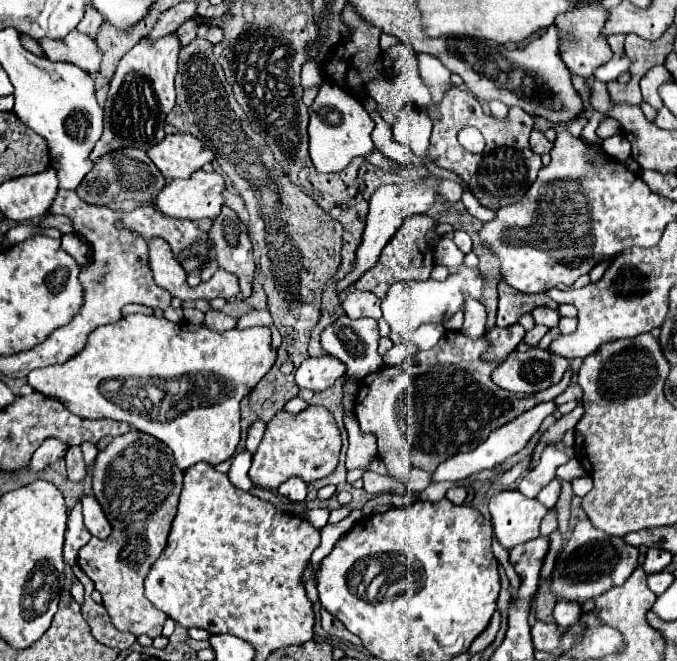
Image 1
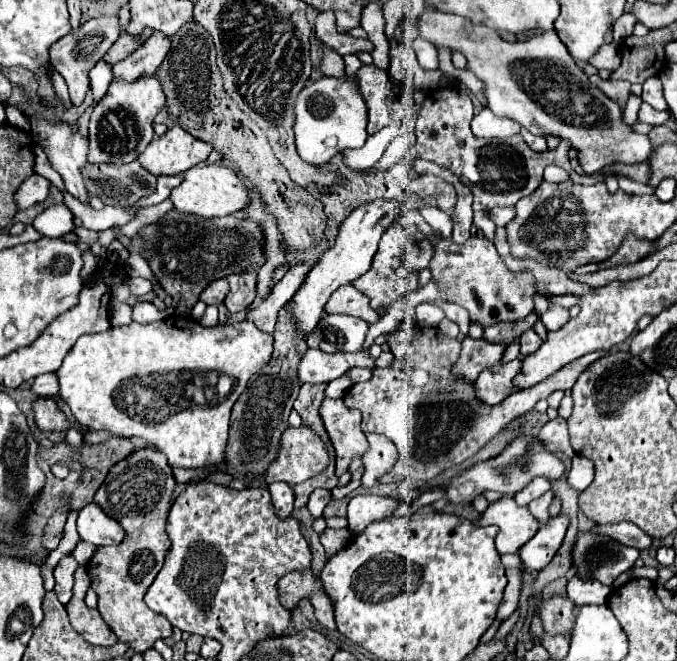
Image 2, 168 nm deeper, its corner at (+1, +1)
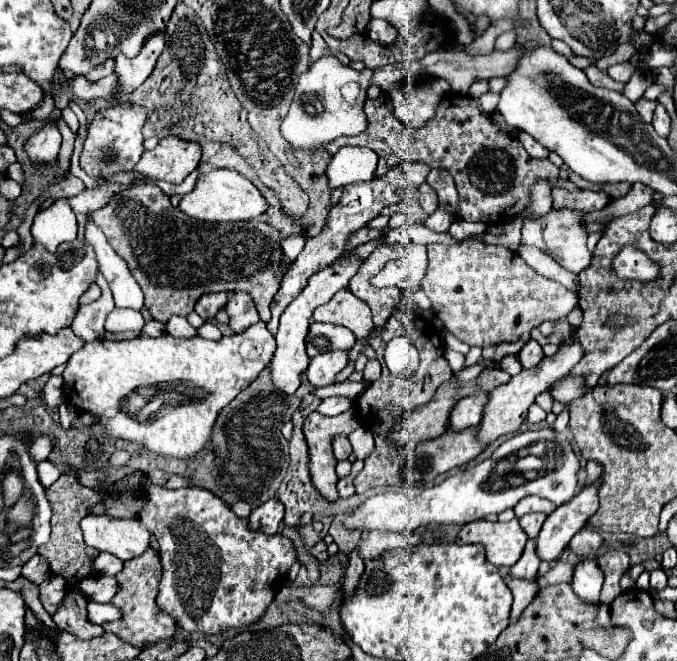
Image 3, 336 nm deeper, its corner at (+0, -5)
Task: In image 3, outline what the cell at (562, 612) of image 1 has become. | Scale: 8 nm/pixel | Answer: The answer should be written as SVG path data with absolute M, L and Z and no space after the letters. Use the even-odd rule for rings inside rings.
M584 560L574 568L572 578L572 590L582 602L598 604L600 600L600 588L602 588L602 570L598 568L596 560Z

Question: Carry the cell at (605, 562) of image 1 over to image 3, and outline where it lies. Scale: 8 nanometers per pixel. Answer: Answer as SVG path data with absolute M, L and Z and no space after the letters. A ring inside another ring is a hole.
M608 550L606 554L596 558L600 570L604 572L604 590L606 590L606 600L600 600L602 604L612 604L614 596L618 596L622 592L620 588L620 578L624 576L624 572L630 568L630 558L626 552L622 550Z

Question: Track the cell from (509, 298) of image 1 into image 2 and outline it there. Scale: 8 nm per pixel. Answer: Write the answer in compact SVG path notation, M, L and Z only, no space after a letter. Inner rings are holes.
M531 314L529 318L523 318L521 322L511 322L511 324L505 324L505 326L491 326L489 330L485 330L483 338L487 342L495 342L495 344L511 344L515 342L525 330L533 328L537 316Z

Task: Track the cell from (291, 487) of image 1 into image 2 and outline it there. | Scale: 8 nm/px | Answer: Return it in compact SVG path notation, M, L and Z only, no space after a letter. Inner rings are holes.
M285 482L269 484L269 494L271 494L275 514L279 518L287 518L293 510L293 490L289 488L289 484L285 484Z

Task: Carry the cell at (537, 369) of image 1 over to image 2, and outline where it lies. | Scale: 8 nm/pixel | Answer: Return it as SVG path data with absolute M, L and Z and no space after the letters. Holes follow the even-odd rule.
M511 360L505 366L497 364L497 366L485 370L473 384L477 400L481 400L483 404L489 404L489 406L505 400L515 390L511 380L513 380L513 376L519 374L519 370L521 370L521 360Z

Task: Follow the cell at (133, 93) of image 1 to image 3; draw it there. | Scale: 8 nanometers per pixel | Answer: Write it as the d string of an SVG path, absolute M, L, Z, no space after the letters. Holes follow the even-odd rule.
M120 102L110 108L96 112L94 120L88 126L88 138L80 156L80 166L88 176L112 176L118 172L130 172L144 154L144 136L142 126L148 120L146 108L140 104Z

